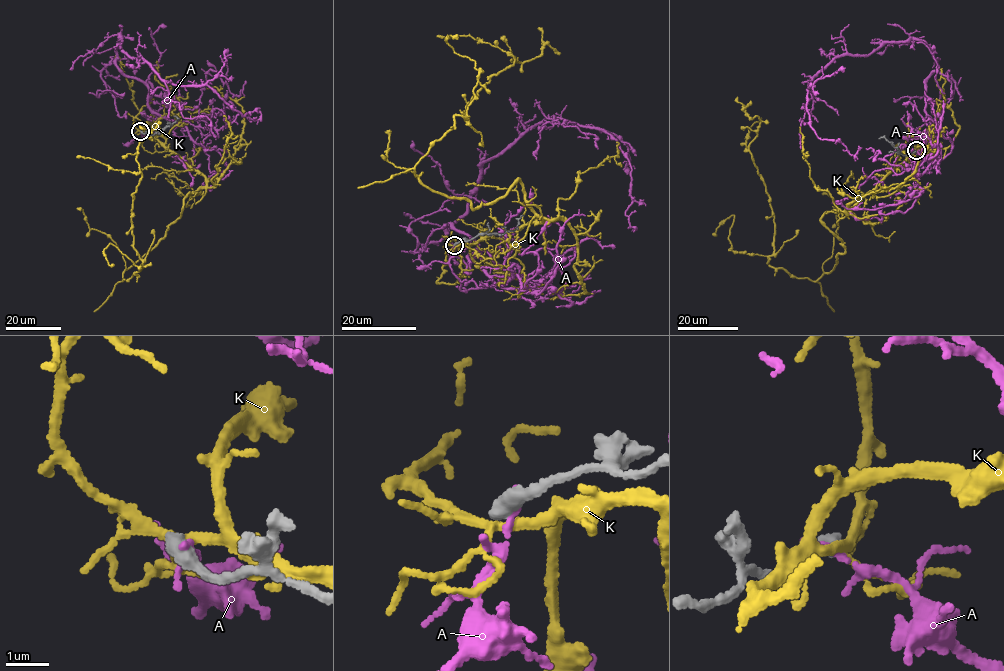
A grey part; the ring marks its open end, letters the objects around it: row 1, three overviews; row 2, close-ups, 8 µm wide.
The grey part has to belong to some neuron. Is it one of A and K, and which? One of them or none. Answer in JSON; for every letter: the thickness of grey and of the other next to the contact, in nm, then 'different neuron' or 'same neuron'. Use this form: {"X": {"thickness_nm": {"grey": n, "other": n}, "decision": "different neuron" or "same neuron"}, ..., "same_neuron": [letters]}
{"A": {"thickness_nm": {"grey": 440, "other": 140}, "decision": "different neuron"}, "K": {"thickness_nm": {"grey": 400, "other": 200}, "decision": "different neuron"}, "same_neuron": []}

